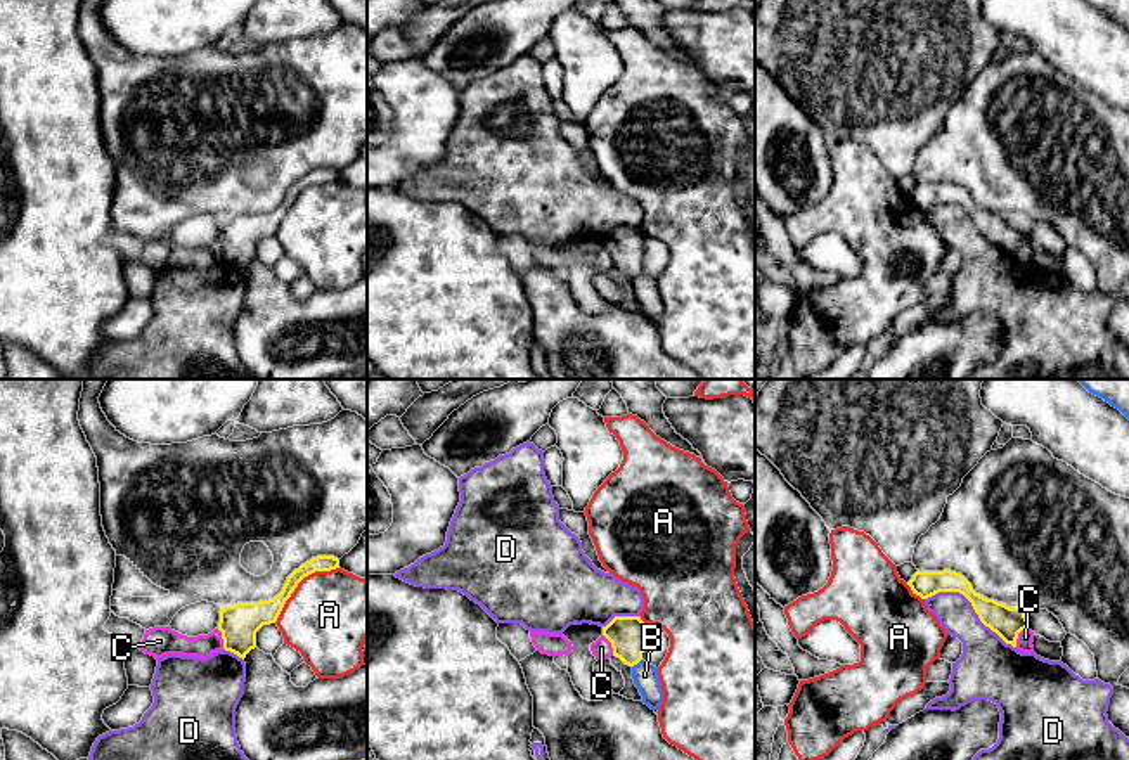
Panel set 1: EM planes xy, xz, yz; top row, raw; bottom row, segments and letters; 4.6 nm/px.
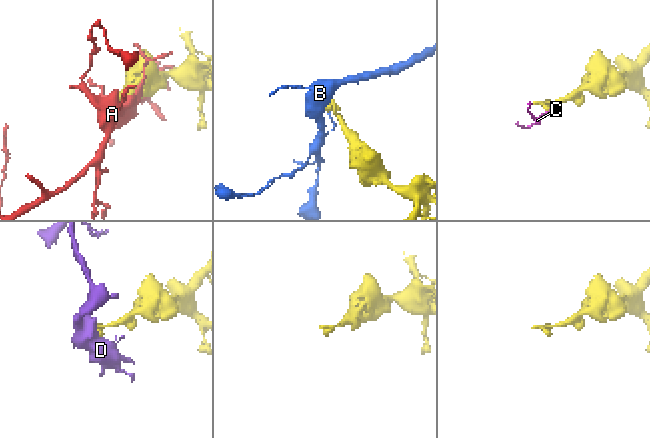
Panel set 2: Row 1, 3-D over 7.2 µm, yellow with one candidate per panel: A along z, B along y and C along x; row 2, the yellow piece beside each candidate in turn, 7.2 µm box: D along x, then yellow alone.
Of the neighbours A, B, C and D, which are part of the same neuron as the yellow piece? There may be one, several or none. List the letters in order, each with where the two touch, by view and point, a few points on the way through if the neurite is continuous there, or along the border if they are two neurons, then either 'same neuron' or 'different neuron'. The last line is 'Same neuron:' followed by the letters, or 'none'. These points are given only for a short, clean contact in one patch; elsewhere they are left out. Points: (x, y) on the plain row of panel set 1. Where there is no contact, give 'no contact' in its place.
A: contact xy (298, 194); different neuron
B: contact xz (636, 276); different neuron
C: contact yz (1017, 248); border yz (1029, 239), (1019, 246), (1015, 258); different neuron
D: contact yz (972, 217); different neuron
Same neuron: none

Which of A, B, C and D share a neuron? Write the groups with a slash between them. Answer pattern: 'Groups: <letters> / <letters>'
Groups: A / B / C / D

